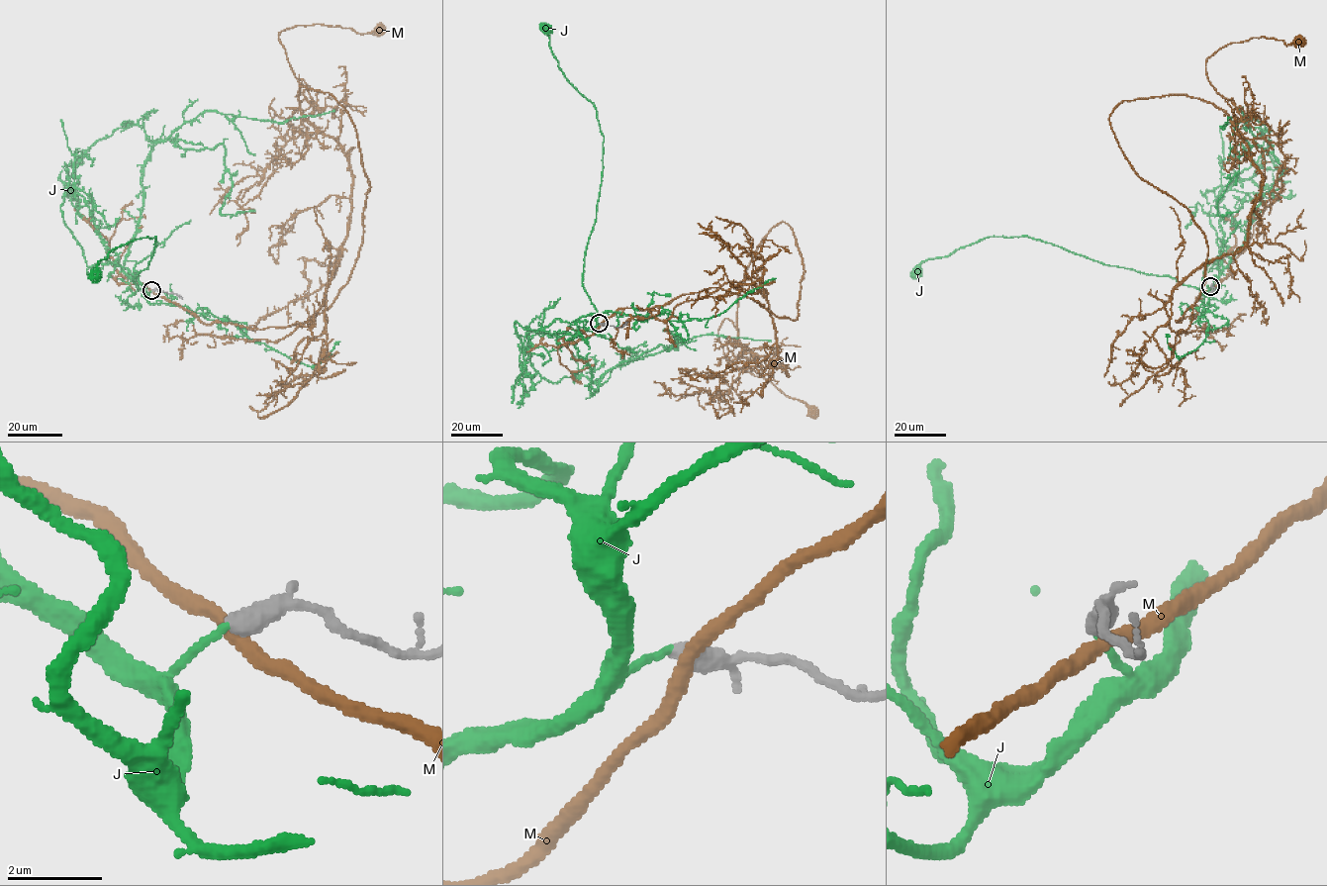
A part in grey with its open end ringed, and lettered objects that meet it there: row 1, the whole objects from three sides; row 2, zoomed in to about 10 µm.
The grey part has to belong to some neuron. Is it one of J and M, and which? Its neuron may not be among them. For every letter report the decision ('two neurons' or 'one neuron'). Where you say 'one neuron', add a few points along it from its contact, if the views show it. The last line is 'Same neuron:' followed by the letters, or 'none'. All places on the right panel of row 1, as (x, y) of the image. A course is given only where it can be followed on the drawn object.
J: two neurons
M: two neurons
Same neuron: none

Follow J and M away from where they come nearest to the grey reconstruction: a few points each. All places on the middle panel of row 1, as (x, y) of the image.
J: (600, 324), (583, 287), (582, 275), (602, 181), (604, 137), (594, 105), (558, 66), (547, 29)
M: (600, 324), (717, 287), (794, 320), (785, 222), (738, 292), (749, 352), (726, 318), (718, 340), (813, 411)

